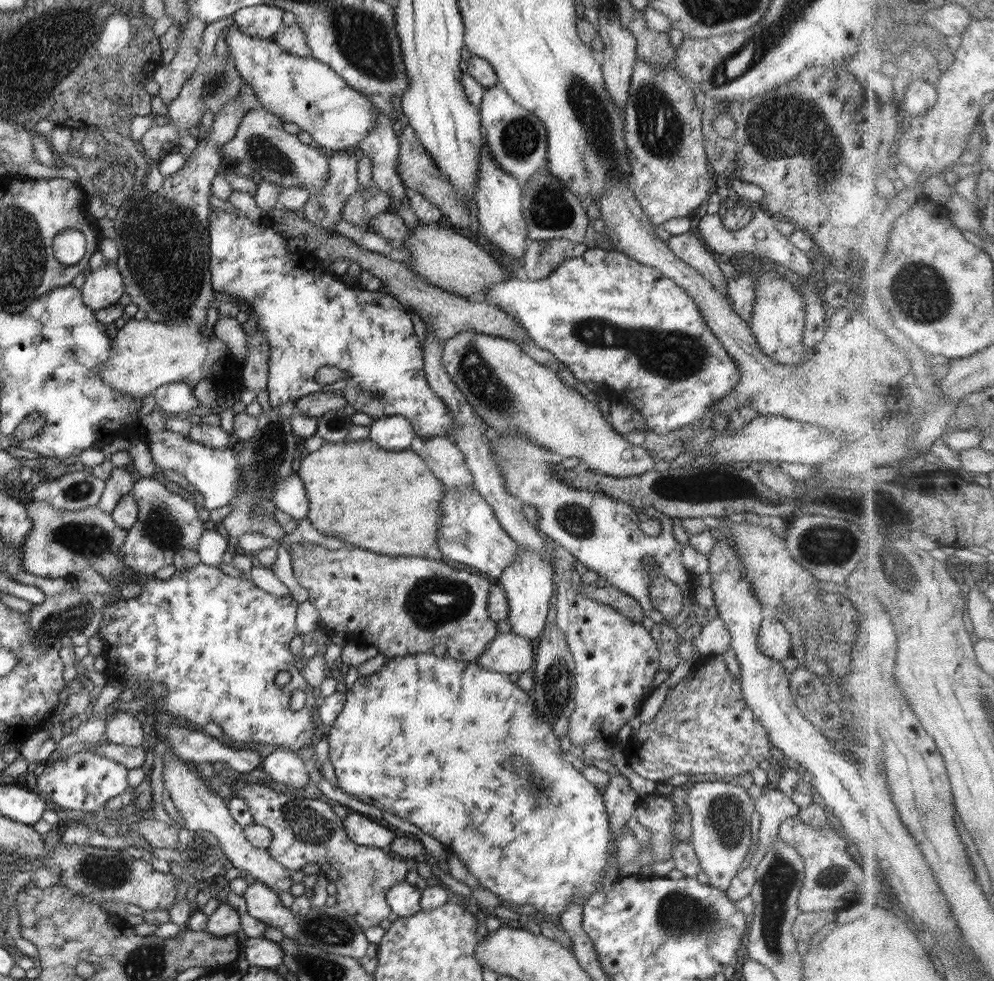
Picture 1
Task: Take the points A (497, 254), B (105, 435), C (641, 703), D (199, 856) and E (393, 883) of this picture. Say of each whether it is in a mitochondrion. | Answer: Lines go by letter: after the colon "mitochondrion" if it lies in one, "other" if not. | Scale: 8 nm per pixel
A: other
B: other
C: other
D: other
E: other

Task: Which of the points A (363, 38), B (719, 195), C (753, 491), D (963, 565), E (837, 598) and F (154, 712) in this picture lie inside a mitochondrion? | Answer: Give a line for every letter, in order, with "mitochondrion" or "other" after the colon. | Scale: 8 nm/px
A: mitochondrion
B: other
C: mitochondrion
D: other
E: other
F: other

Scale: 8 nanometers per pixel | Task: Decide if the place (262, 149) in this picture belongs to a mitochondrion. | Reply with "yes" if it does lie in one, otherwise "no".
yes

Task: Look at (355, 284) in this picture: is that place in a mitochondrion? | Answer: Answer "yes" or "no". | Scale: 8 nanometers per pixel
no

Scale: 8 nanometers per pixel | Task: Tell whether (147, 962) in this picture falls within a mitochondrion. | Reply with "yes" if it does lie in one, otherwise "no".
yes

